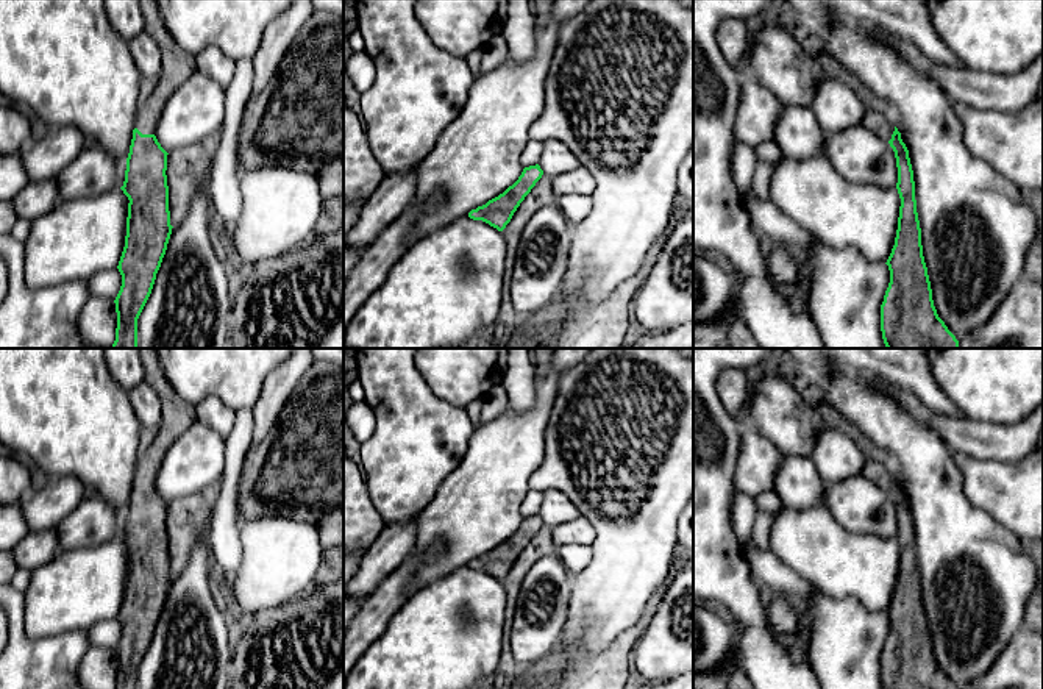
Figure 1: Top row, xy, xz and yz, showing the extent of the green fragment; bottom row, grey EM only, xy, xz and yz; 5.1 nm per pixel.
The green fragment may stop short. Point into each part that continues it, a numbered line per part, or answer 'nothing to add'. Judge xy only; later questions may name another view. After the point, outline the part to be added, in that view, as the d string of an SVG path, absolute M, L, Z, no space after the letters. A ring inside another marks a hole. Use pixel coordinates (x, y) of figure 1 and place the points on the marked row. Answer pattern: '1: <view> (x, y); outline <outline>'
1: xy (177, 64); outline M139 0L144 16L144 30L158 44L162 56L162 69L148 86L148 92L137 109L134 128L142 134L155 134L166 102L172 94L197 72L197 56L176 45L164 27L156 0Z

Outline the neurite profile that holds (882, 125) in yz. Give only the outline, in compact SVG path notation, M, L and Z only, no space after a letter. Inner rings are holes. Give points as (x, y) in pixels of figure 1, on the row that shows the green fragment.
M865 108L862 127L876 133L879 137L882 137L887 142L892 139L892 134L895 131L892 116L876 112L870 108Z

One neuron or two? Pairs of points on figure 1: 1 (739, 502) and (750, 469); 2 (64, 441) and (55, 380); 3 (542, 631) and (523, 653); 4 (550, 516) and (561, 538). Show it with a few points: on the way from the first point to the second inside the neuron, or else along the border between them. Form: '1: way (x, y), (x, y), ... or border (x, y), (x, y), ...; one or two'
1: border (737, 489), (753, 499); two
2: way (64, 425), (64, 411), (58, 405), (58, 396); one
3: way (537, 636), (526, 649); one
4: border (580, 514), (553, 528); two

